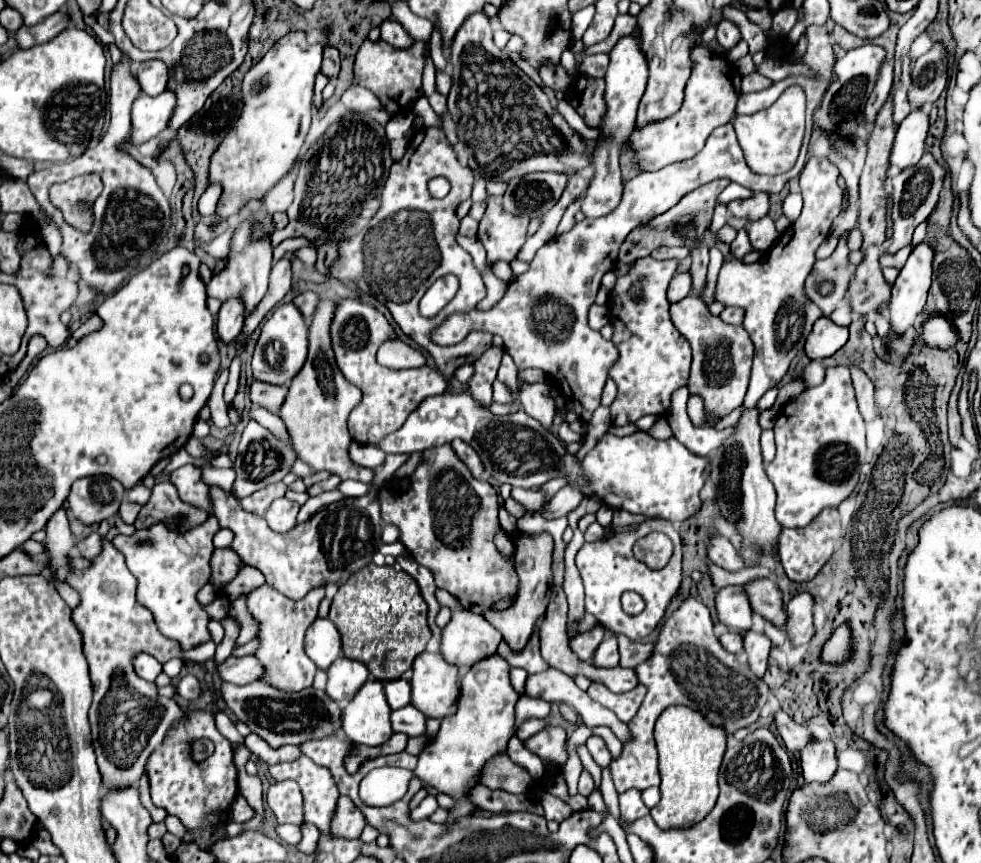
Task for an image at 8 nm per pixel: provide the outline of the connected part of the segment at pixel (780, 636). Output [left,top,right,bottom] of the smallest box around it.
[764,620,787,647]

